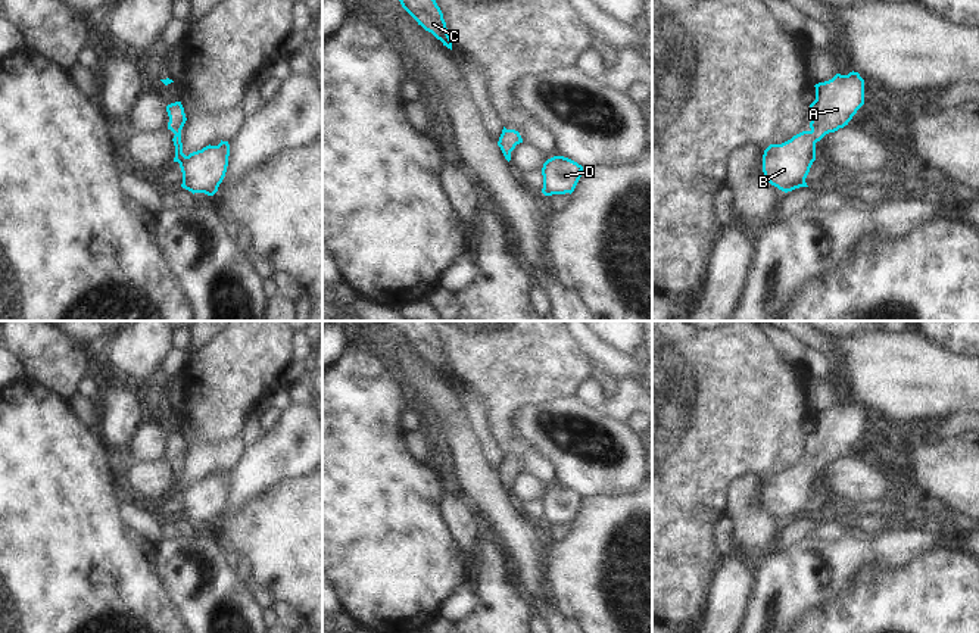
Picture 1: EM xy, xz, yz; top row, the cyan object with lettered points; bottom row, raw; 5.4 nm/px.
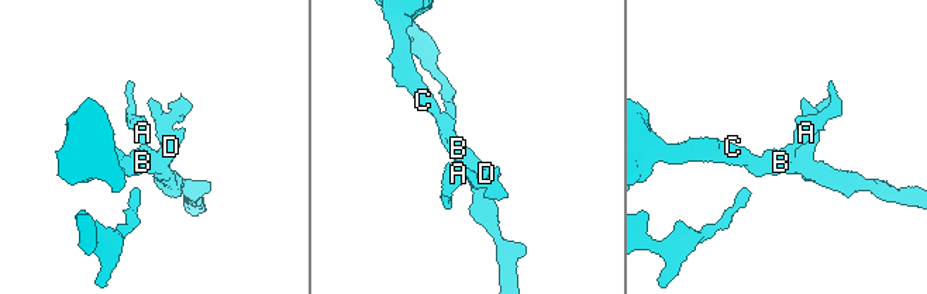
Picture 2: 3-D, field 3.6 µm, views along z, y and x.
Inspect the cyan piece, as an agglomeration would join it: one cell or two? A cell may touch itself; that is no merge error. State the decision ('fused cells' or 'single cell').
single cell

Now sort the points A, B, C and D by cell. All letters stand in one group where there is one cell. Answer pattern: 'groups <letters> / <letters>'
groups A B C D

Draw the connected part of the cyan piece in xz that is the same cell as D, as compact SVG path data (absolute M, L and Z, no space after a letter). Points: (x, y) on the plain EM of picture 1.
M554 486L543 493L543 518L545 526L573 523L580 506L583 496L577 492L564 487Z

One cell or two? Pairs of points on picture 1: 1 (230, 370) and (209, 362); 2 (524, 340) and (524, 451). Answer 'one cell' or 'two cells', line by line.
1: one cell
2: one cell

